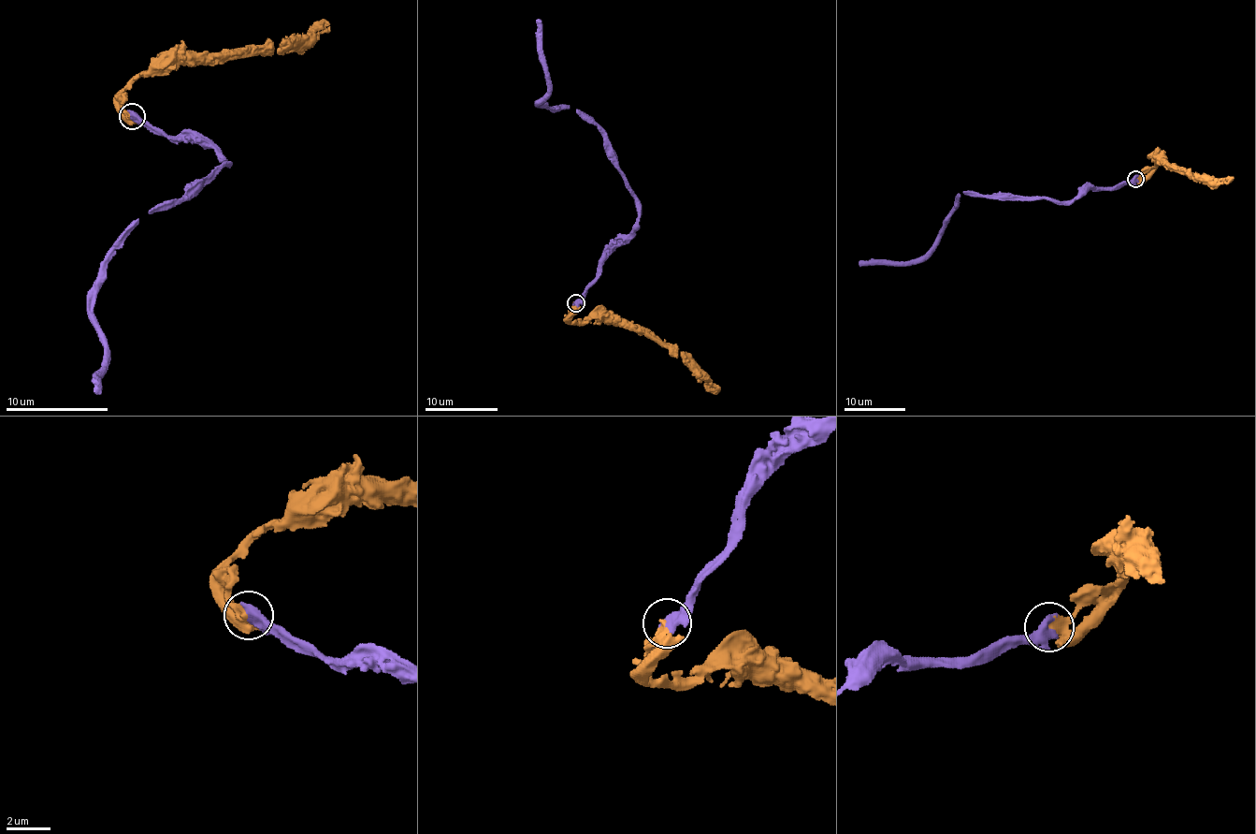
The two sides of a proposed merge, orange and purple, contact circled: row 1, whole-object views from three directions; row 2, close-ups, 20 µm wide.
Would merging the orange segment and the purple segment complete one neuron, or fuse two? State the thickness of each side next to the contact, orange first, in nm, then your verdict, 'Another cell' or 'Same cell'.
Thickness 280 nm (orange) against 500 nm. Same cell

